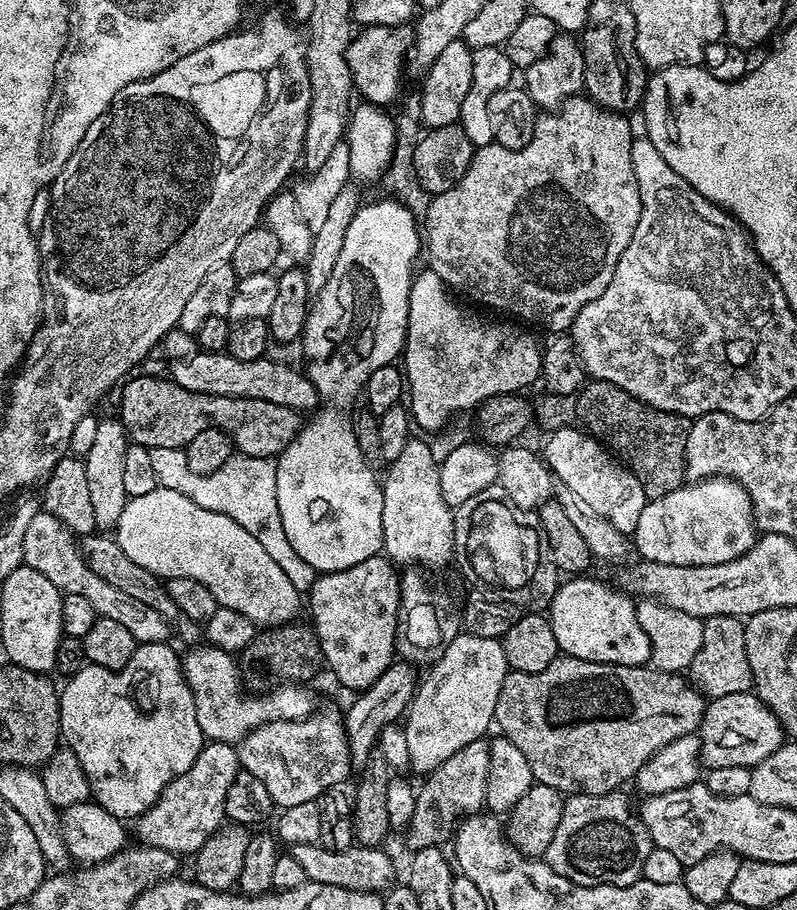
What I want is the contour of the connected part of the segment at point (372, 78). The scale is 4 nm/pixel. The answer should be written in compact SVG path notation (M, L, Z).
M408 24L398 26L370 26L360 28L353 35L346 50L346 62L350 66L352 87L360 92L365 101L377 106L388 106L388 103L400 92L400 79L406 72L406 61L414 48L414 32Z

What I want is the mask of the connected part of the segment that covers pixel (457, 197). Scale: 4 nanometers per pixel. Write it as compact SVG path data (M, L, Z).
M581 94L570 97L565 104L560 105L555 110L548 110L543 114L537 115L536 125L534 126L534 138L530 138L530 142L526 142L526 146L522 146L522 150L506 150L506 146L495 142L475 149L472 153L472 161L466 170L466 174L462 174L462 178L457 184L450 186L450 190L435 193L429 199L432 201L428 204L428 213L422 216L422 240L426 245L426 256L428 252L427 267L434 274L438 274L438 278L442 278L442 282L449 290L459 294L461 297L469 296L470 299L477 300L478 303L485 304L488 308L497 308L500 312L509 312L512 316L521 316L522 319L529 320L532 324L541 324L542 327L549 328L549 333L567 333L572 327L574 318L582 310L582 306L586 306L586 302L594 302L594 298L598 298L598 294L602 294L602 290L606 290L606 286L610 286L610 278L614 278L614 270L618 266L618 258L622 258L622 250L626 250L626 246L630 246L630 238L634 238L634 230L638 226L638 218L642 214L642 198L638 194L638 178L634 178L634 162L630 162L630 150L632 149L634 133L632 133L632 124L627 120L628 118L627 115L600 107L600 105L588 99L587 95Z

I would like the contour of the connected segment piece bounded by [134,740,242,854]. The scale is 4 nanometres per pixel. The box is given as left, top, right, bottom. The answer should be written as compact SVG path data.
M217 740L205 743L203 750L194 758L194 766L164 787L162 794L135 821L137 841L158 850L177 854L194 854L225 823L224 803L230 782L241 771L240 753L231 744Z

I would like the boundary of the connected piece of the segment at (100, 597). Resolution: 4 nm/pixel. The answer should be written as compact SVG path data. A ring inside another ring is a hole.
M41 510L34 514L30 527L26 529L26 546L24 547L24 564L38 570L38 574L50 578L61 593L82 594L92 605L97 616L114 618L114 622L126 626L130 634L134 634L137 645L163 644L169 639L170 621L151 606L135 601L129 595L115 589L114 586L99 577L87 564L77 537L54 514Z

